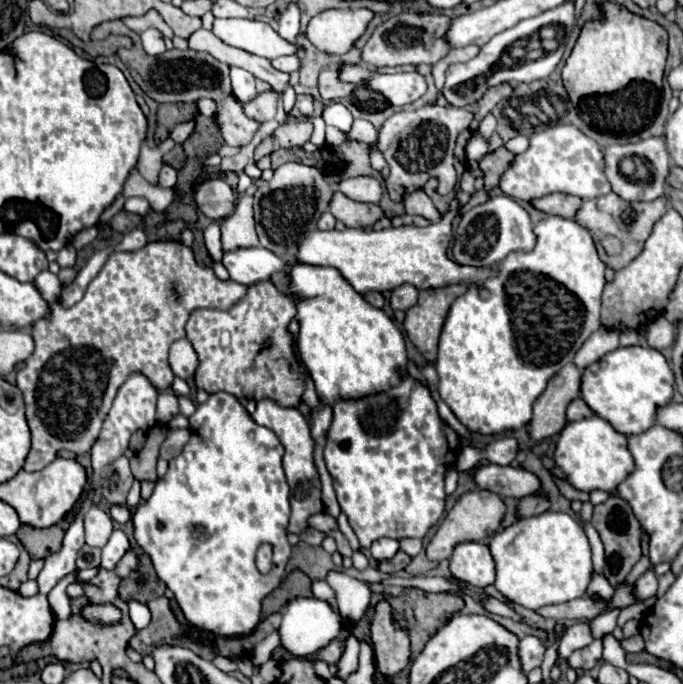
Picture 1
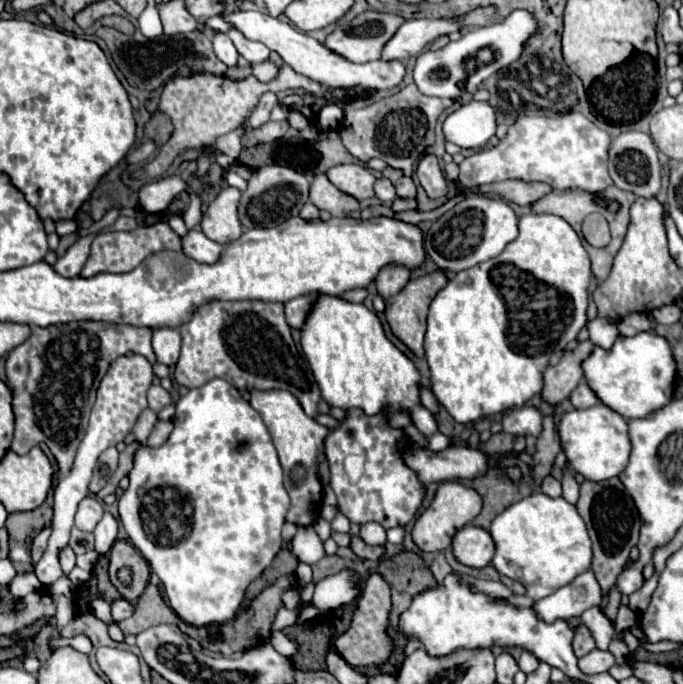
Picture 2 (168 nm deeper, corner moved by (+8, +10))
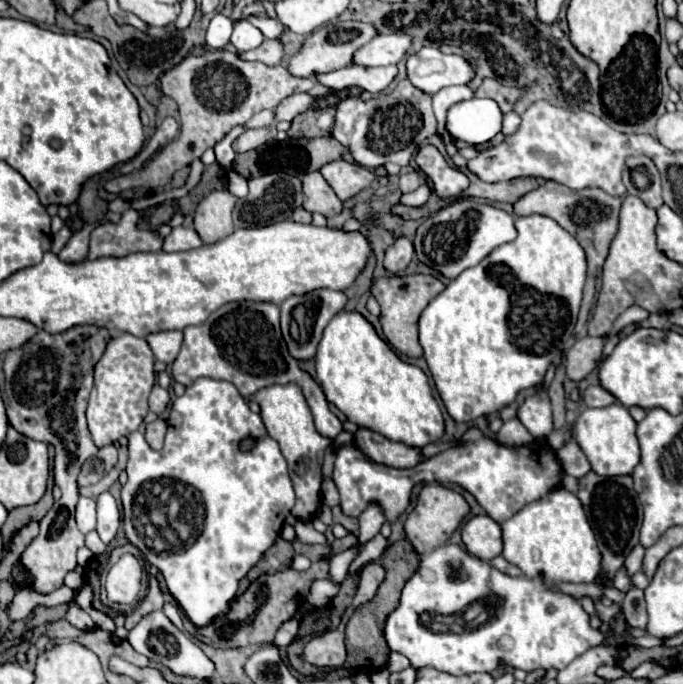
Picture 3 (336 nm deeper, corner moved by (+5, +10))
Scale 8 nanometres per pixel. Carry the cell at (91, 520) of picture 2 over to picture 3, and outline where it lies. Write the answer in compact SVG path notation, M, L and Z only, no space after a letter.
M81 498L77 502L77 512L75 512L75 518L77 518L77 526L83 534L95 530L95 500L93 498Z

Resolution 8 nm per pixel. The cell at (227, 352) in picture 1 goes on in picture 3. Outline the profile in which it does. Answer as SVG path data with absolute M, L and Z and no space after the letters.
M229 302L217 308L203 324L185 328L185 342L171 366L171 376L175 382L185 386L193 384L201 376L227 380L235 384L245 398L273 384L295 382L307 398L317 432L327 438L335 438L341 432L341 422L329 412L321 386L307 372L303 372L299 362L287 352L281 332L263 332L263 302Z

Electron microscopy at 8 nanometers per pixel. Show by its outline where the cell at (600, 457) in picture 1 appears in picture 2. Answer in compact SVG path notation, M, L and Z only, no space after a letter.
M596 404L586 410L570 410L566 412L560 422L558 422L558 432L560 432L560 444L562 450L570 462L570 466L582 474L586 480L608 480L618 476L630 456L630 440L628 440L628 424L626 420L610 410L604 404Z

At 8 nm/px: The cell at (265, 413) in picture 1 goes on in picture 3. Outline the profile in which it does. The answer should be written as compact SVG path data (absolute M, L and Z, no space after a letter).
M275 384L271 388L263 388L255 394L255 402L261 406L261 418L271 438L275 438L281 446L281 452L289 464L289 476L295 488L295 506L293 516L301 520L311 520L319 506L319 490L321 490L321 466L325 448L331 444L331 438L323 438L315 426L313 416L307 406L307 400L297 384Z

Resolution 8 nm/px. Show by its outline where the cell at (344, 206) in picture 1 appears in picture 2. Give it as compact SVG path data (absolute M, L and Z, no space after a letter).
M316 174L310 184L310 200L320 208L330 212L332 216L348 216L360 210L360 202L354 196L340 192L326 174Z

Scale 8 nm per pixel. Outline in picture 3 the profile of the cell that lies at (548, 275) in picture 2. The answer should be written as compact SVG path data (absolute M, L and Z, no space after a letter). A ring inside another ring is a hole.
M533 214L515 218L515 228L517 238L513 242L495 248L495 252L477 266L463 270L419 316L419 344L423 346L423 356L441 400L455 422L495 414L511 404L521 390L543 382L549 364L561 352L563 336L571 334L577 322L587 272L583 248L565 228L547 216ZM519 276L529 276L529 284L541 284L541 292L525 286Z

